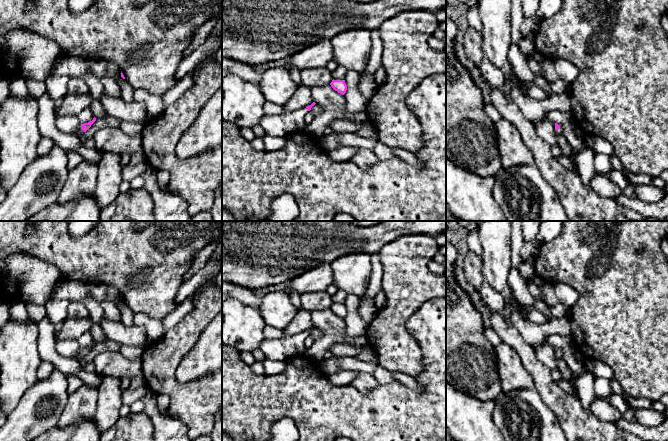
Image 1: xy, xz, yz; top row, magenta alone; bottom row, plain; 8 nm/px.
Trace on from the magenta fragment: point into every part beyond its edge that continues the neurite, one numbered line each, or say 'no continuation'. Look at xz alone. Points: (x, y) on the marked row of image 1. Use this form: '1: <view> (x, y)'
1: xz (273, 125)

